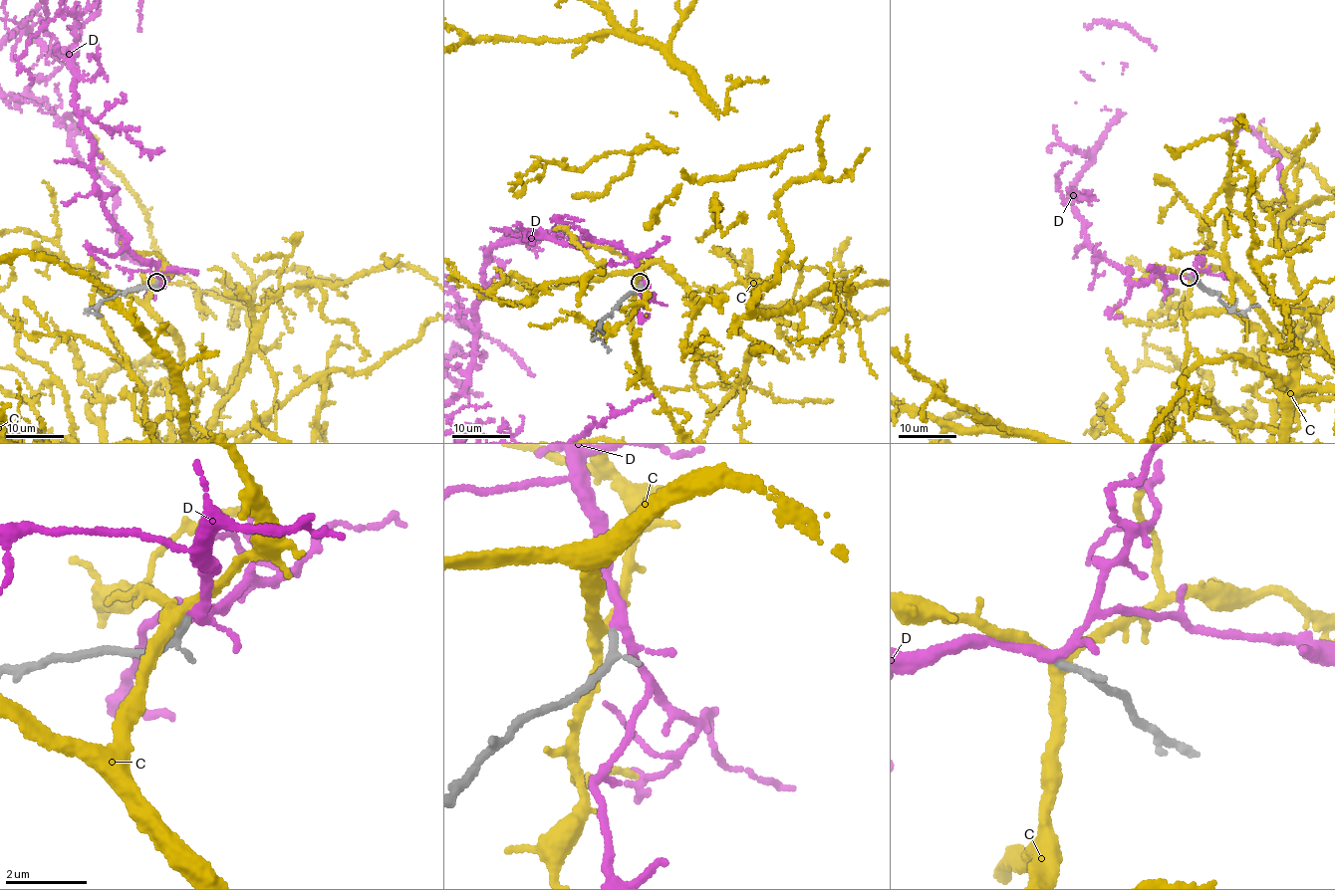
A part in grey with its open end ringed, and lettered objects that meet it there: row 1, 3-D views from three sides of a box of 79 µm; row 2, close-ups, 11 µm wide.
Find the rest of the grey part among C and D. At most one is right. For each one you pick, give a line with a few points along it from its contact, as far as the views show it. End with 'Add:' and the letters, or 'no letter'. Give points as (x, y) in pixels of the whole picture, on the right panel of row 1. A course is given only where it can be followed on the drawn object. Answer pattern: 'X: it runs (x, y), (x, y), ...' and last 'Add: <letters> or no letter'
D: it runs (1189, 277), (1131, 281), (1070, 194), (1113, 121), (1176, 93), (1201, 104), (1204, 137)
Add: D

